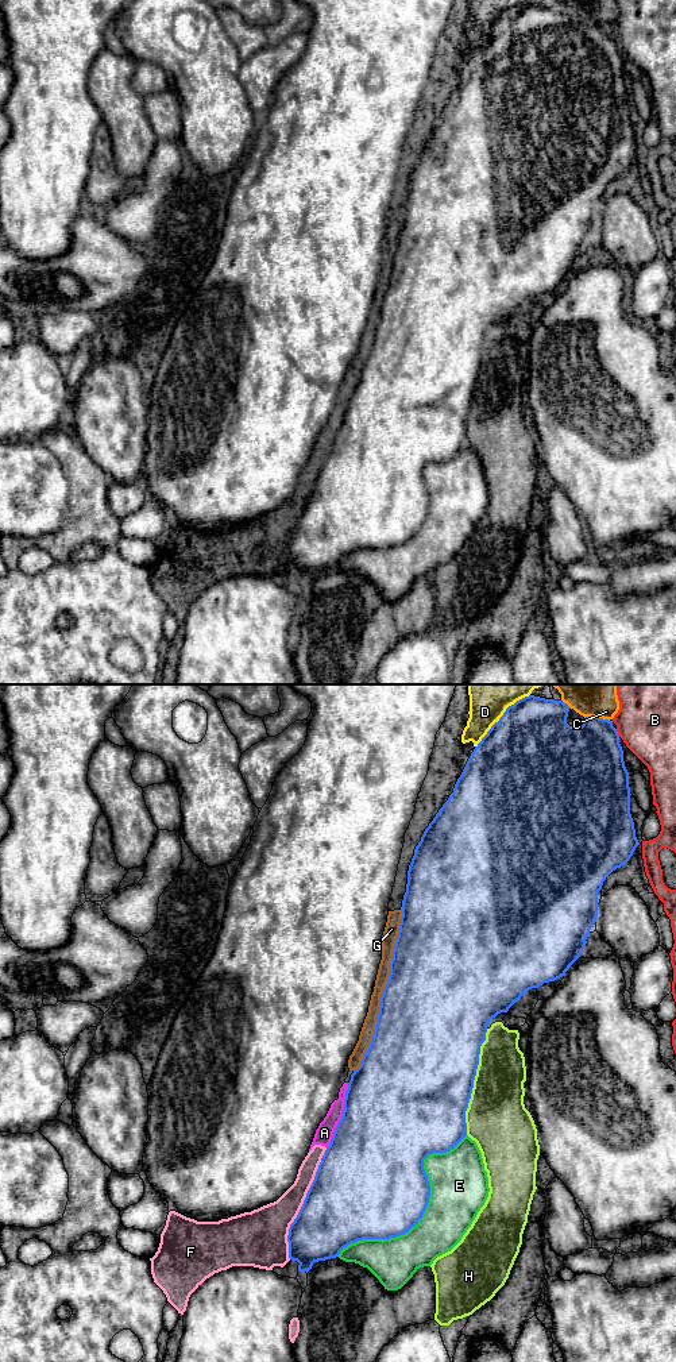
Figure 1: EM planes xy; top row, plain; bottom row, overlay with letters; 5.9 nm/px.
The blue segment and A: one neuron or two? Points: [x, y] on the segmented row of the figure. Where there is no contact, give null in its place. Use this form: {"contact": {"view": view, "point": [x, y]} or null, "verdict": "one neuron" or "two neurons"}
{"contact": {"view": "xy", "point": [343, 1115]}, "verdict": "two neurons"}

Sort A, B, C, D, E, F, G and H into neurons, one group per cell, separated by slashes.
A D F G / B / C / E / H

